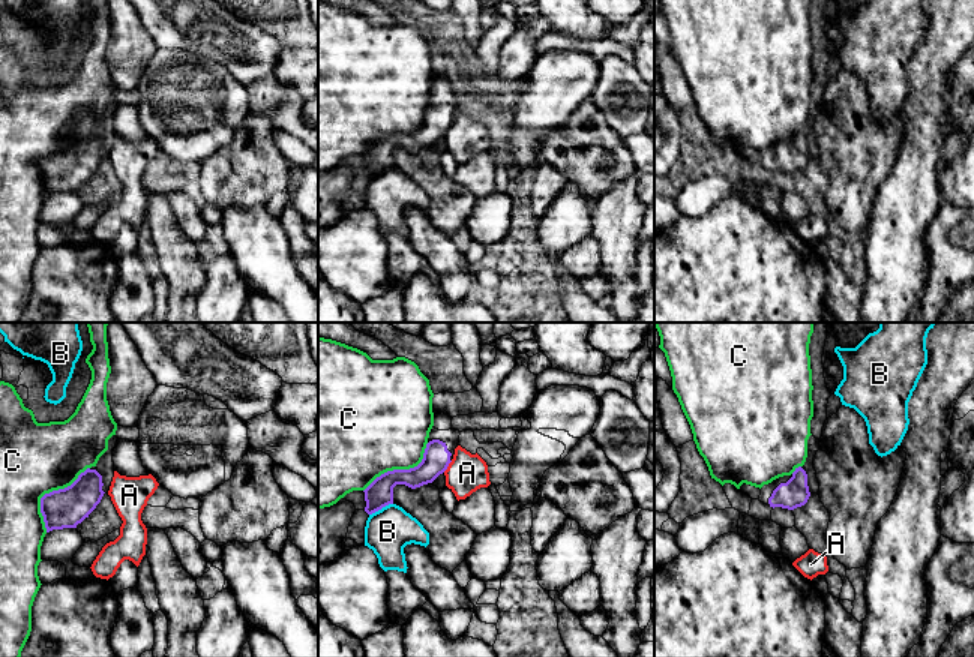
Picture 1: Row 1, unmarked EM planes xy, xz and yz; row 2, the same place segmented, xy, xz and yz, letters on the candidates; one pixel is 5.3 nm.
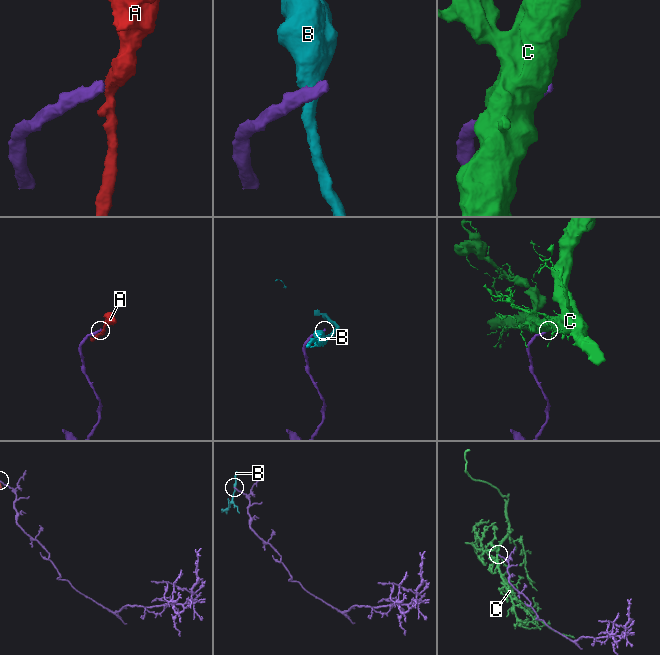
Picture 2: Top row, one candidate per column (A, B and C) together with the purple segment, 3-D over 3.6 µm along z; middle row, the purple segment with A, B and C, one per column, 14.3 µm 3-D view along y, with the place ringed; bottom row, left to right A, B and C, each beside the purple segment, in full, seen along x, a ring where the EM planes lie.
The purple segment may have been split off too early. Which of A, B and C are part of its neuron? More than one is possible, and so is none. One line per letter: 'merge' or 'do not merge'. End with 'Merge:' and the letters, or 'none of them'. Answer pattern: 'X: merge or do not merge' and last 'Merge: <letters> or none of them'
A: do not merge
B: do not merge
C: do not merge
Merge: none of them

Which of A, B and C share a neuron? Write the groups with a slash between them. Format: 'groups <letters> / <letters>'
groups A / B / C

